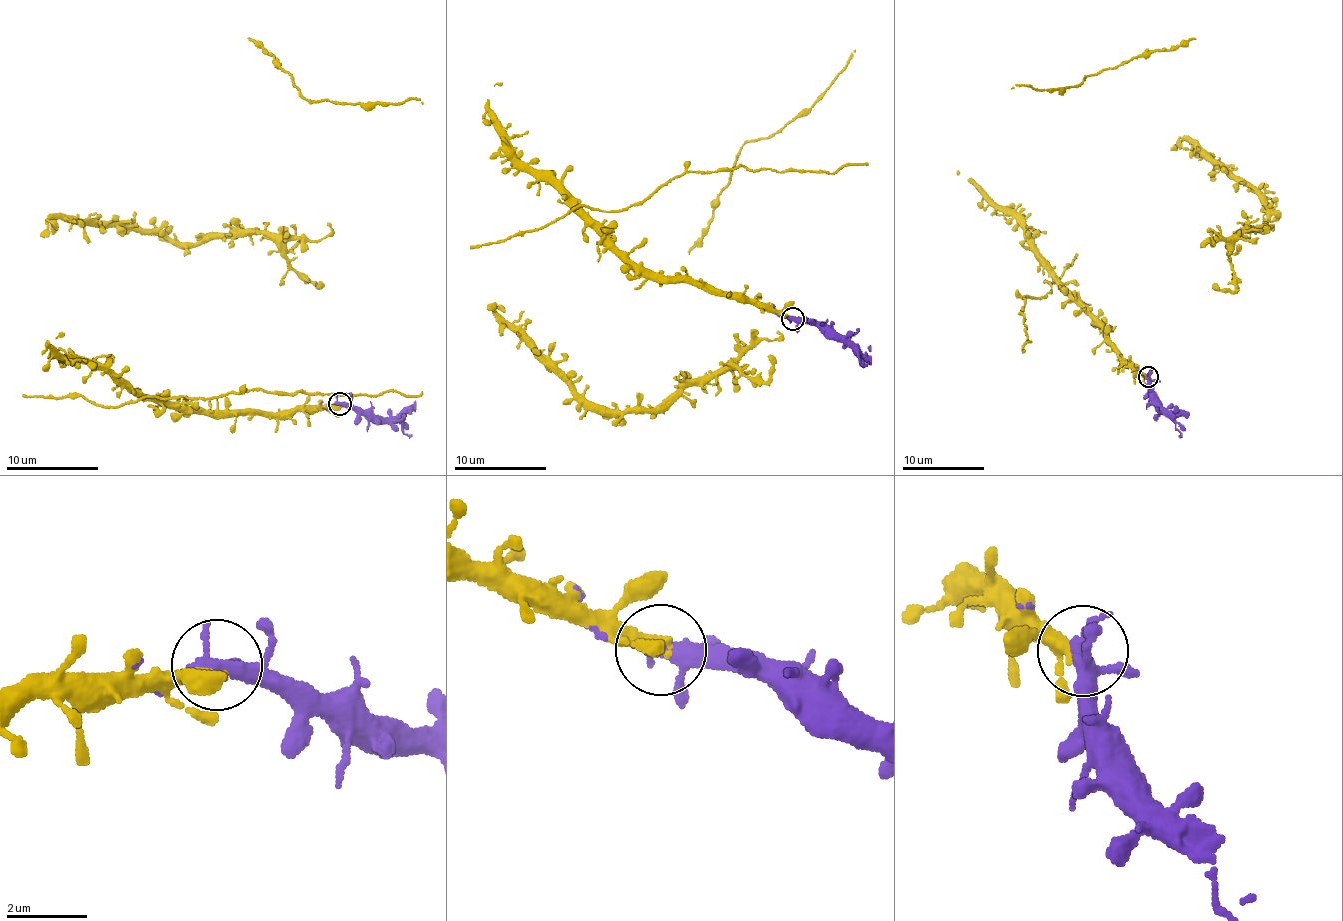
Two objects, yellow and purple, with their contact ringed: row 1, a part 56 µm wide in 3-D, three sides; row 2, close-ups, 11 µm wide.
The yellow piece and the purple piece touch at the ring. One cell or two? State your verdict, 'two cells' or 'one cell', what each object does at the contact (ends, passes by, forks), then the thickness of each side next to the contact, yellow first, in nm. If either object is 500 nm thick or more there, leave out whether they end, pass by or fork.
one cell; yellow ends; purple forks; calibres 300 and 320 nm

